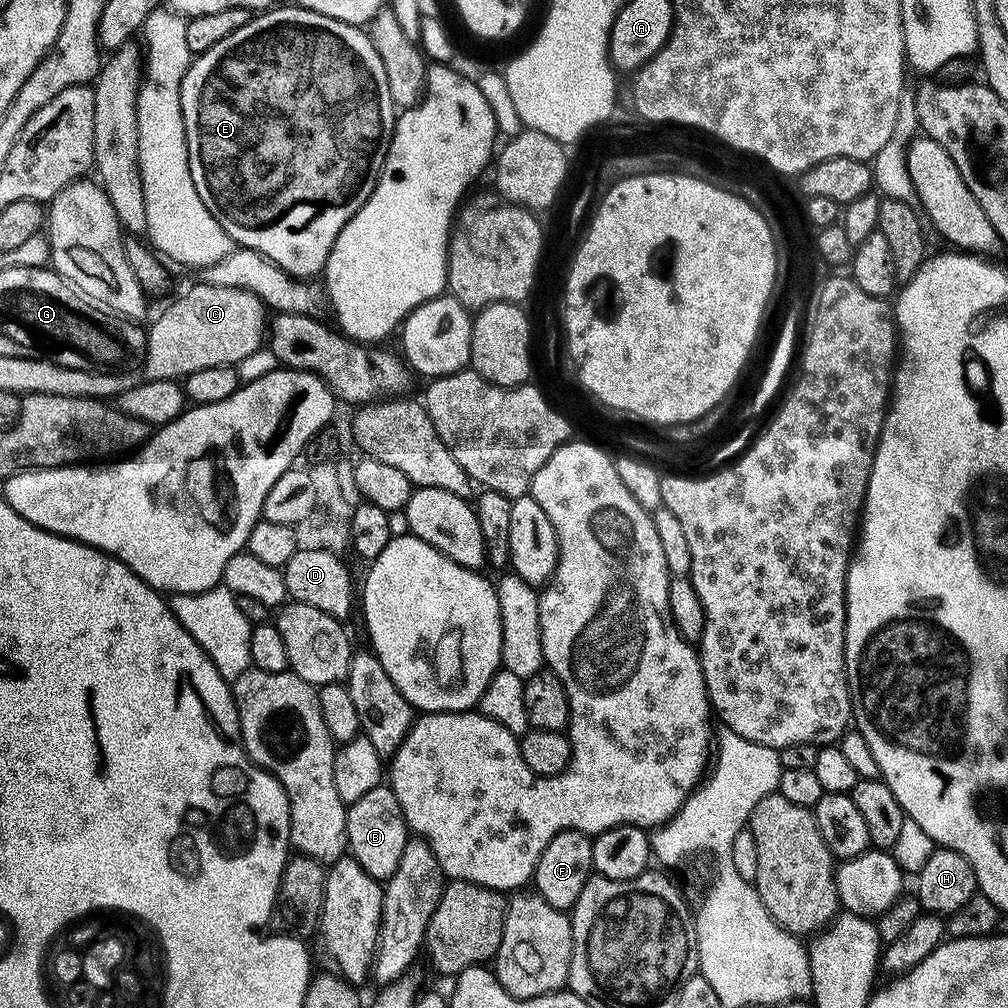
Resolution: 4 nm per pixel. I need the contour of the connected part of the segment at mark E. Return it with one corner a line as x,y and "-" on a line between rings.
273,6
253,15
242,30
234,30
230,38
222,38
218,46
210,46
210,50
199,53
193,59
180,83
180,105
194,190
198,190
198,198
202,198
206,210
214,214
218,226
226,230
233,245
260,253
295,278
319,277
338,234
370,198
386,162
398,119
398,109
390,98
390,86
386,82
386,66
382,66
382,58
371,35
363,27
338,22
338,18
326,18
326,14
318,14
314,10

